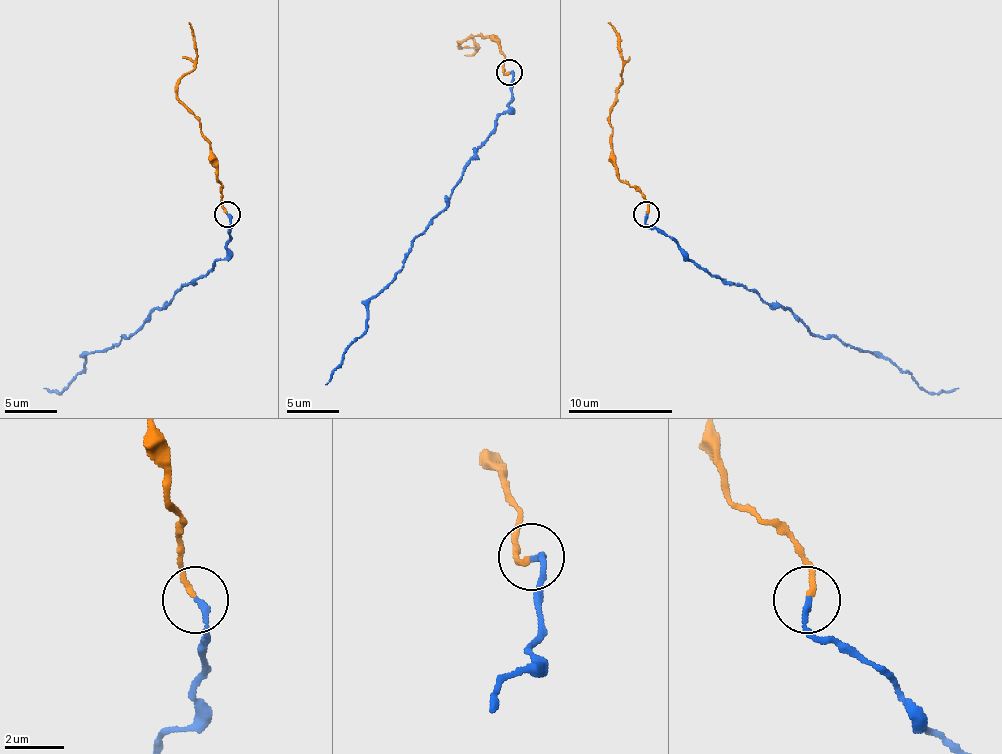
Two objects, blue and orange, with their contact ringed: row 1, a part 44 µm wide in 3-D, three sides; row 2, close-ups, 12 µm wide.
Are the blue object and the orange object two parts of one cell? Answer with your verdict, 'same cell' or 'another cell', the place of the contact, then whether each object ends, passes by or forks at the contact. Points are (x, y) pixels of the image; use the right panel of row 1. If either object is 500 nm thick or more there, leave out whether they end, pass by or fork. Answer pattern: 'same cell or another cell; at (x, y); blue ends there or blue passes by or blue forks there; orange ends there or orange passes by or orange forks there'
another cell; at (646, 214); blue ends there; orange ends there

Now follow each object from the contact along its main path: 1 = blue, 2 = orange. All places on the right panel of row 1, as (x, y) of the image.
1: (647, 214), (649, 227), (662, 230), (686, 259), (787, 308), (818, 337), (889, 357), (928, 391), (959, 389)
2: (647, 212), (644, 196), (618, 178), (610, 121), (623, 63), (621, 48), (608, 22)

